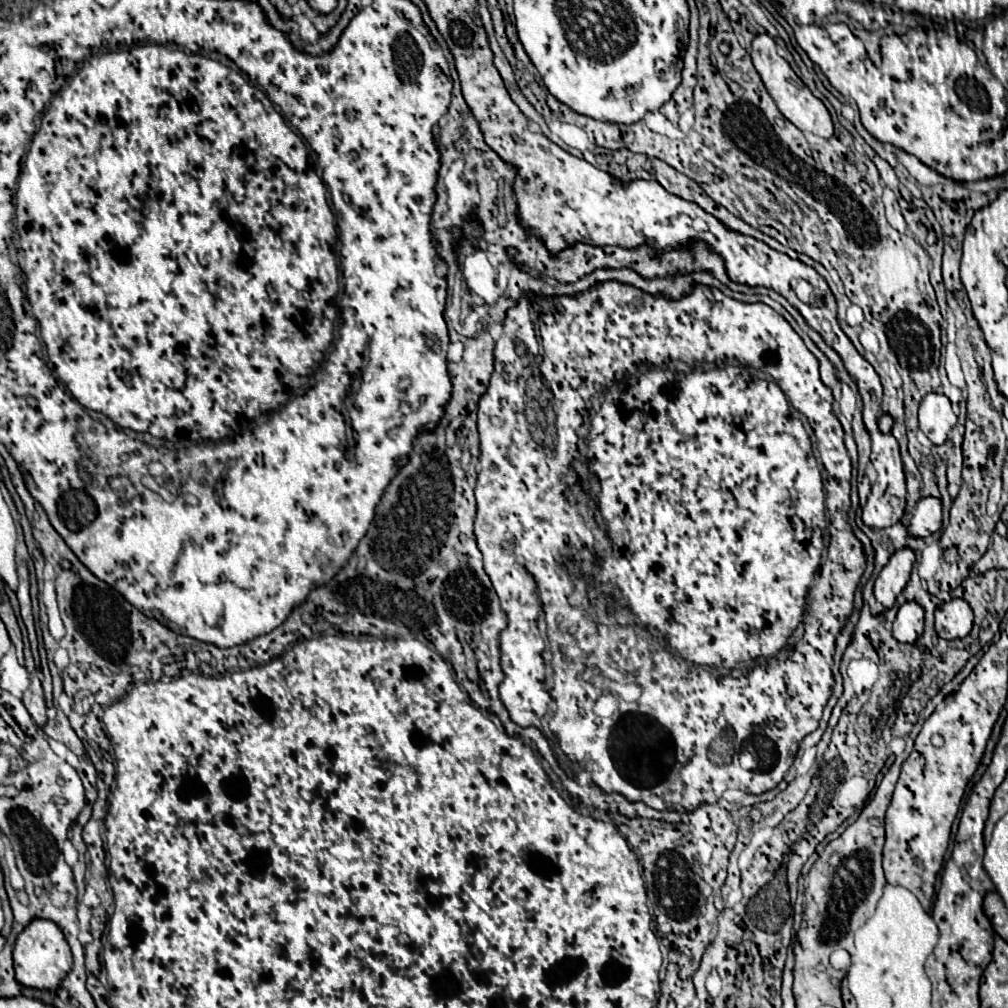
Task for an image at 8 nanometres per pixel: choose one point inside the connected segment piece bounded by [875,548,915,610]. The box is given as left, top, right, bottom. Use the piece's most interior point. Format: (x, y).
(890, 583)

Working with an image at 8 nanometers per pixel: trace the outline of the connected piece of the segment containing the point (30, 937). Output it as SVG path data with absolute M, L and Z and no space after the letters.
M37 918L17 936L17 942L13 946L13 970L15 980L21 986L55 992L65 974L71 970L71 966L73 966L71 948L65 942L65 936L57 924Z

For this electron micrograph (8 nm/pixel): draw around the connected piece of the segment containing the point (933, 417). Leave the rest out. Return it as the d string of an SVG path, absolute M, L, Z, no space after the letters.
M929 392L919 404L919 428L933 444L943 444L957 424L957 416L945 394Z

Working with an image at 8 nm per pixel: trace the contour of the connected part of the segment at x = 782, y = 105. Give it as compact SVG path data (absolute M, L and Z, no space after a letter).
M757 34L755 36L753 46L751 46L751 58L753 58L753 64L759 72L765 88L769 90L777 108L781 110L781 114L787 120L791 120L803 132L811 132L811 134L817 134L821 138L833 136L833 122L831 122L829 110L825 108L825 104L819 98L815 98L811 94L811 90L801 82L801 78L791 70L789 62L777 54L777 44L769 34Z

